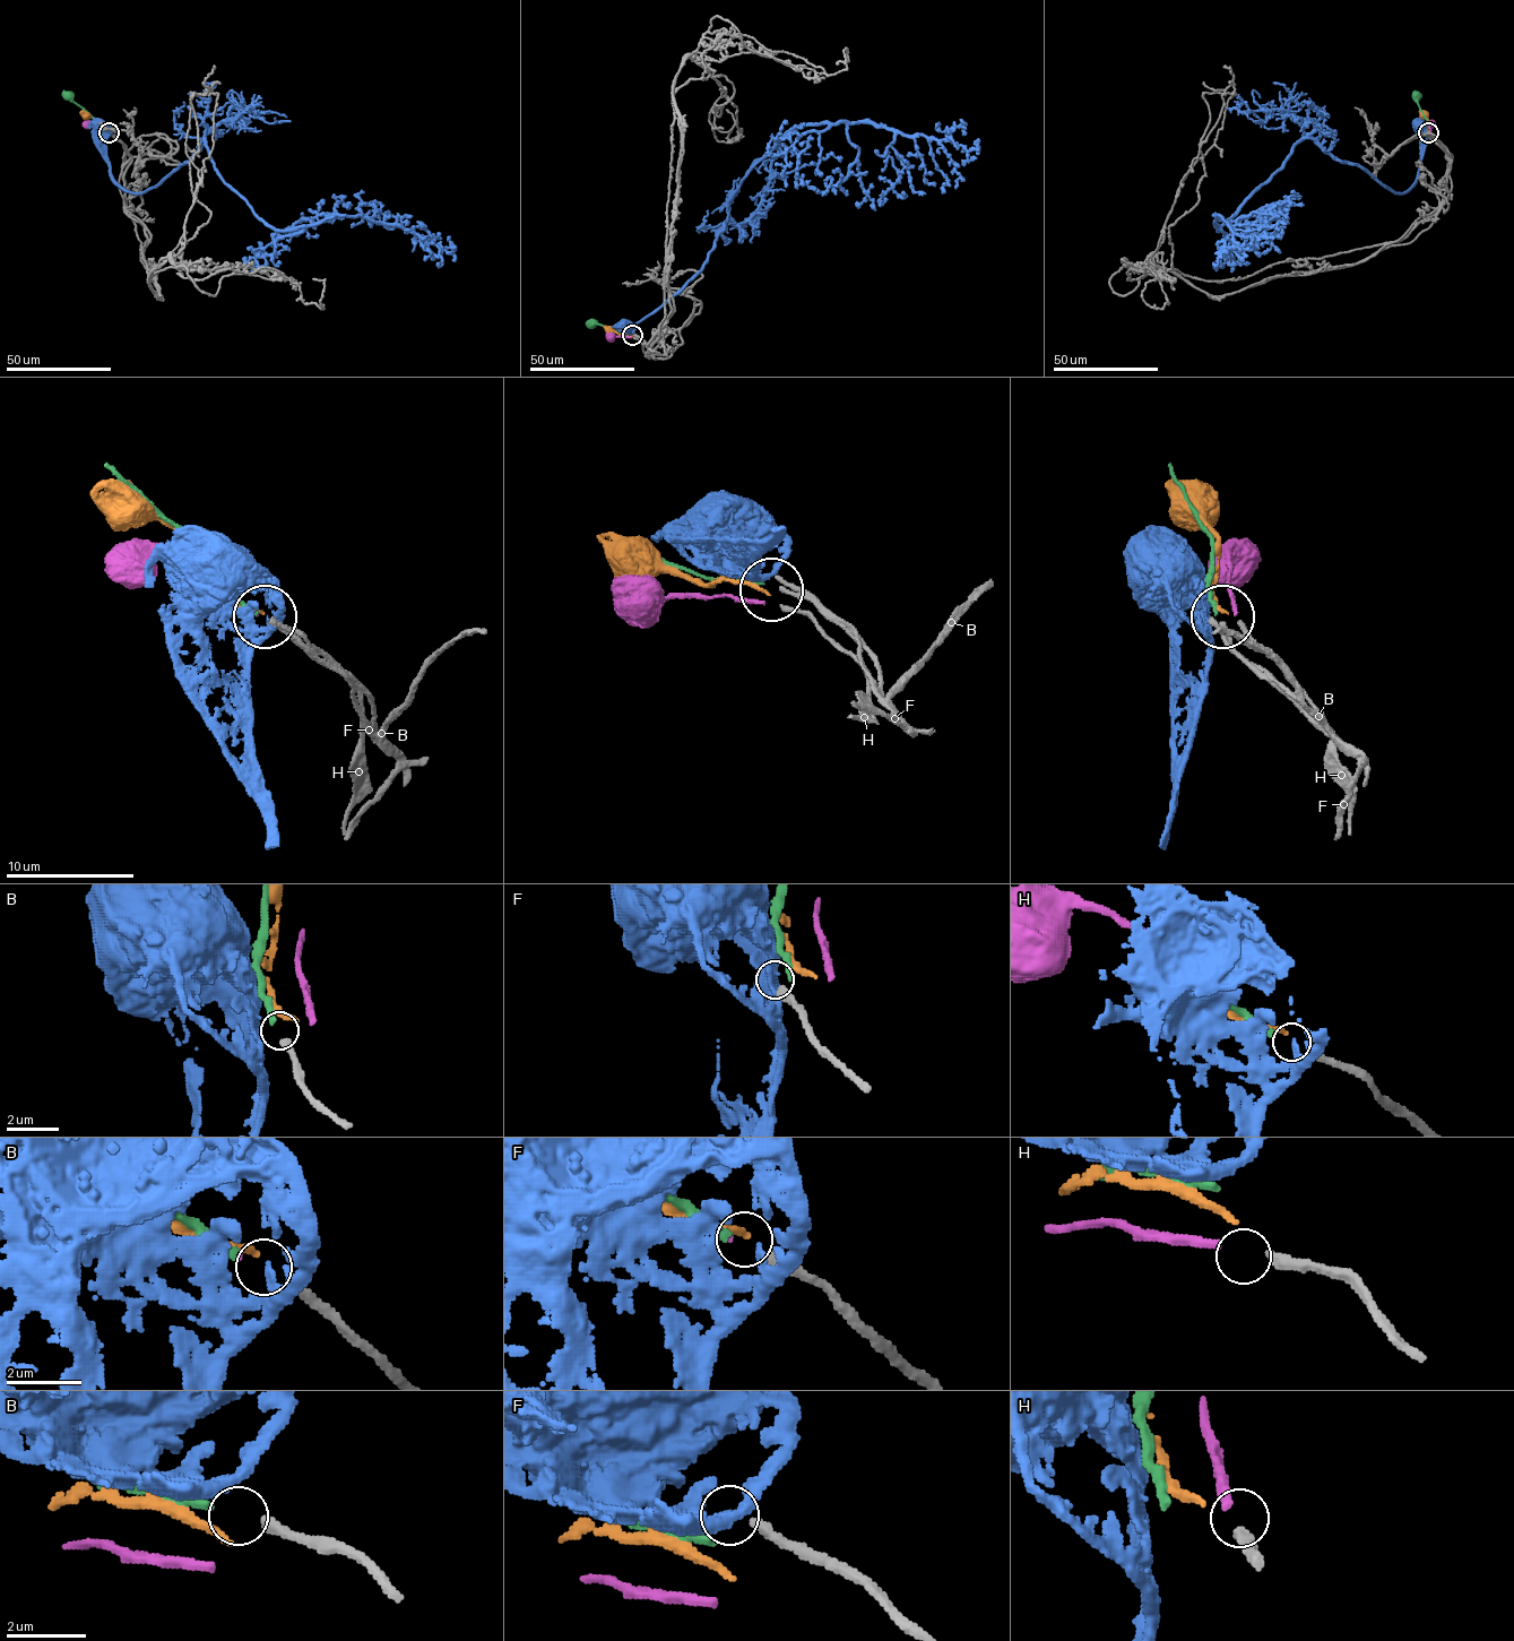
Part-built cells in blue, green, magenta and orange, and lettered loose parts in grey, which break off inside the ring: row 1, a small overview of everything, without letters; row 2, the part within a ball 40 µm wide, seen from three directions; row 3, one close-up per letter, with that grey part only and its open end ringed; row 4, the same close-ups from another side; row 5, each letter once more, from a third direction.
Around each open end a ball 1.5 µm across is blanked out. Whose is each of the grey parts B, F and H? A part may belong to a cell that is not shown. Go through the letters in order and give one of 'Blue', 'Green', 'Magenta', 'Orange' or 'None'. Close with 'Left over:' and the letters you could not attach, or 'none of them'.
B: Green
F: None
H: Magenta
Left over: F

